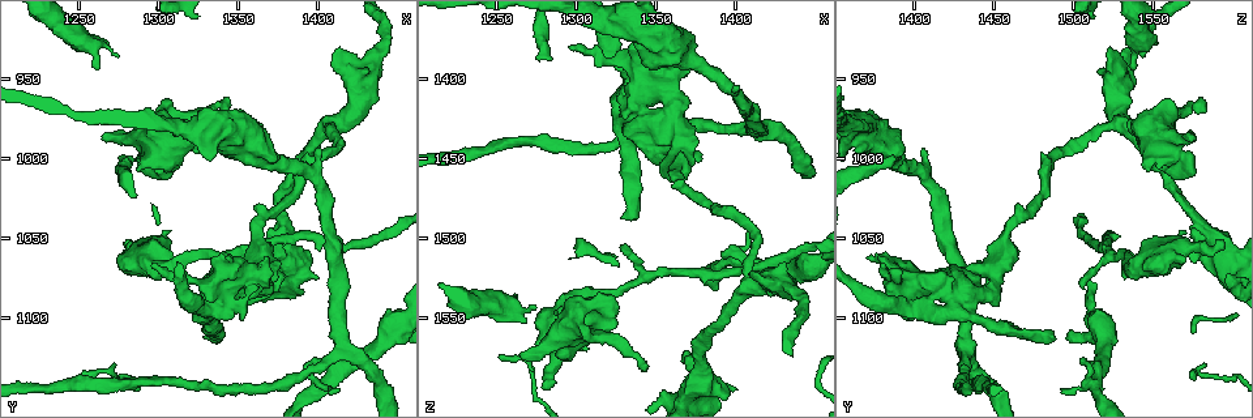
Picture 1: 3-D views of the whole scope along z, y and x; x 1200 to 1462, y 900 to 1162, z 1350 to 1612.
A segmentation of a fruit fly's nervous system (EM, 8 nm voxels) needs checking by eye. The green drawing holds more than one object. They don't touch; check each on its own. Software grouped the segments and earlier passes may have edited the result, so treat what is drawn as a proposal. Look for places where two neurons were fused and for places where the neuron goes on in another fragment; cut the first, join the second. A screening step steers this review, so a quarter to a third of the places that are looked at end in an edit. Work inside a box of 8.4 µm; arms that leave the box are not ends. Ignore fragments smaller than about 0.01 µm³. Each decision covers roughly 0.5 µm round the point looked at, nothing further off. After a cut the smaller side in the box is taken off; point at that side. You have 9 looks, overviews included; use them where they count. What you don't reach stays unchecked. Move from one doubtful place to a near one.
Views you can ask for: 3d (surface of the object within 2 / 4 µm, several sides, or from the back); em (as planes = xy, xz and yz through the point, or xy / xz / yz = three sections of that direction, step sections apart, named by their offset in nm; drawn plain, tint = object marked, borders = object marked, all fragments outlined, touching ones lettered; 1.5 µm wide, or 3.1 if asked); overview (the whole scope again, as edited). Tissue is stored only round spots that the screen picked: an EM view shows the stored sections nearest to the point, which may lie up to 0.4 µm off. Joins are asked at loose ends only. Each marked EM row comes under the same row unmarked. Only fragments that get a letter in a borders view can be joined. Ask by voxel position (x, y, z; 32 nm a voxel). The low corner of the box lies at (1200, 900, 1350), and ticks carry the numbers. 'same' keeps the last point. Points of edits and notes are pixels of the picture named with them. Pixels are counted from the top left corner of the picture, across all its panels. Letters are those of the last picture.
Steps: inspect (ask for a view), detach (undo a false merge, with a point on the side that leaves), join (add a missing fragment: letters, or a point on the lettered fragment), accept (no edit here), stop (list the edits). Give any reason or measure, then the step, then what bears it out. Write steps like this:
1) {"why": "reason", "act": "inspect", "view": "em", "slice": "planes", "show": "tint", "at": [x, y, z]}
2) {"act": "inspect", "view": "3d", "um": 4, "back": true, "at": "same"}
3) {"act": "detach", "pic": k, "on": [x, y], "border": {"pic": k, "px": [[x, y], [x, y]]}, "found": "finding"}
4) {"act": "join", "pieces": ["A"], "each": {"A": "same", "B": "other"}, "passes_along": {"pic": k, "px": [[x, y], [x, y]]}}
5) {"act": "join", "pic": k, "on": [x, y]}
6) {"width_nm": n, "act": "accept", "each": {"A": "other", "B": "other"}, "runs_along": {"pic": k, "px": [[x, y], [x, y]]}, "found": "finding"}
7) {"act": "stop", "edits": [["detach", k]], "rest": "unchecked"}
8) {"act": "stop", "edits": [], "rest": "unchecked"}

{"why": "arms part here", "act": "inspect", "view": "3d", "um": 4, "at": [1414, 1118, 1432]}

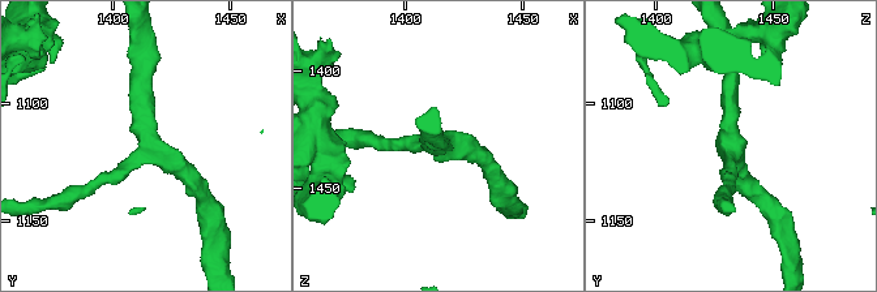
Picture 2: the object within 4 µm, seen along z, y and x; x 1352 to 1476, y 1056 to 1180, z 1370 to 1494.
{"arms": 3, "arm_widths_nm": [200, 240, 260], "act": "inspect", "view": "em", "slice": "yz", "step": 8, "show": "borders", "at": [1414, 1118, 1433]}

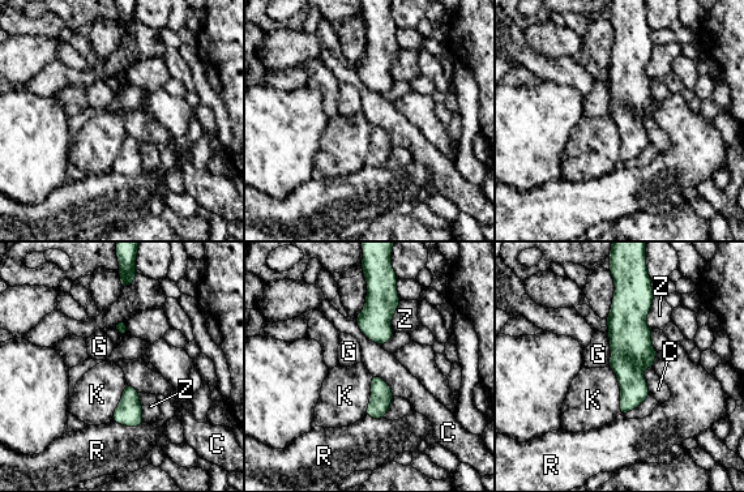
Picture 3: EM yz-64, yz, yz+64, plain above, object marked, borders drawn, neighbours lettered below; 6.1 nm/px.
{"longest_contact_nm": ["K", 320], "act": "accept", "each": {"C": "other", "G": "other", "K": "other", "R": "other", "Z": "other"}, "border": {"pic": 3, "px": [[646, 366], [644, 379], [650, 394]]}, "found": "continuous, no second neuron"}

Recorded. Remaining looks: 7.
{"act": "inspect", "view": "em", "slice": "xz", "step": 8, "show": "borders", "at": [1328, 1110, 1486]}

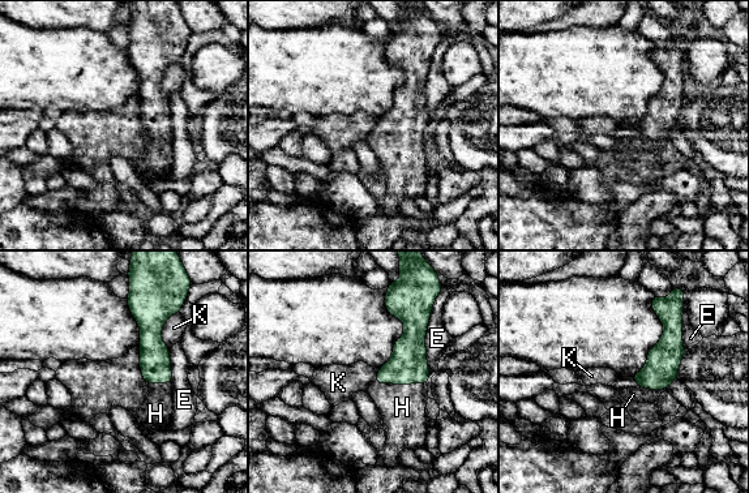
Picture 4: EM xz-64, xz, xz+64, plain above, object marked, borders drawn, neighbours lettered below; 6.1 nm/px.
{"act": "join", "pic": 4, "on": [402, 407], "each": {"E": "other", "H": "same", "K": "other"}, "found": "it goes on there"}

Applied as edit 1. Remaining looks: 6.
{"act": "inspect", "view": "overview"}

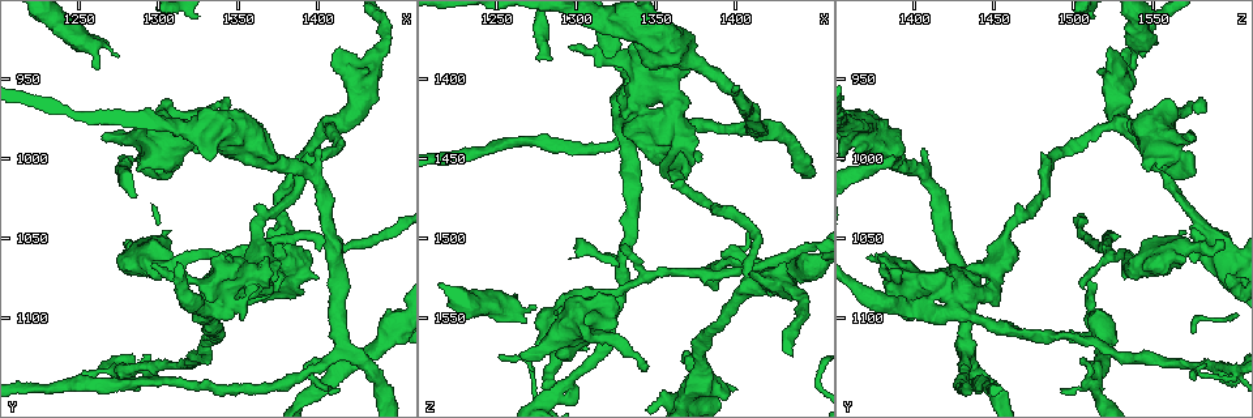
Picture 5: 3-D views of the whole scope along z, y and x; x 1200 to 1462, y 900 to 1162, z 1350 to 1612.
{"why": "arms part here", "act": "inspect", "view": "em", "slice": "xy", "step": 4, "show": "tint", "at": [1344, 1062, 1522]}

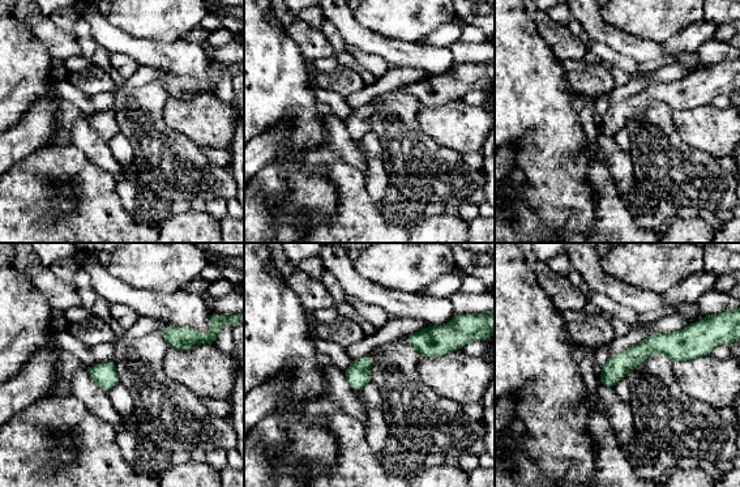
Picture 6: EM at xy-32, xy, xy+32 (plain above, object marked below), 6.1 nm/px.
{"why": "cut it another way", "act": "inspect", "view": "em", "slice": "planes", "show": "tint", "at": "same"}

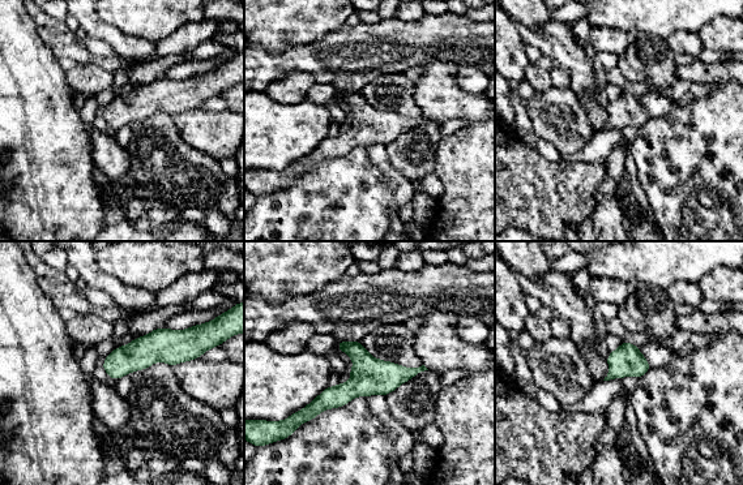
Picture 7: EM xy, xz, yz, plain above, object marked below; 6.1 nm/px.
{"act": "inspect", "view": "em", "slice": "planes", "show": "borders", "at": "same"}

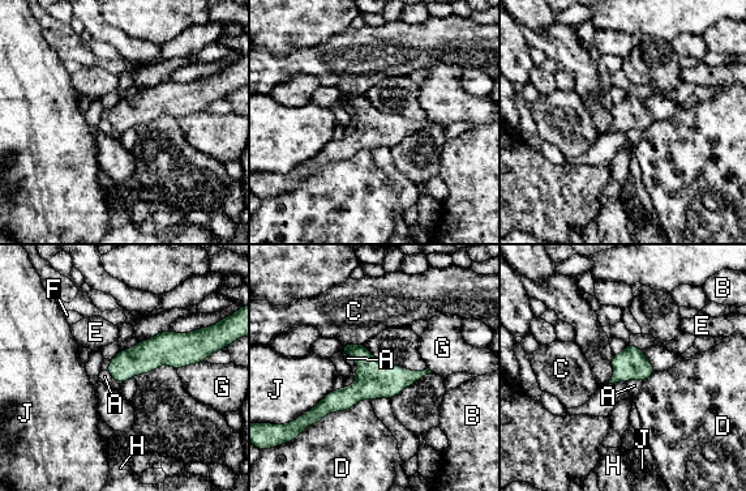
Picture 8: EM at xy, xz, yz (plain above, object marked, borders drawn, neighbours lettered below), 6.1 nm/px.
{"width_nm": 190, "act": "accept", "each": {"A": "other", "B": "other", "C": "other", "D": "other", "E": "other", "F": "other", "G": "other", "H": "other", "J": "other"}, "border": {"pic": 8, "px": [[107, 370], [121, 383]]}, "found": "all the same neuron"}

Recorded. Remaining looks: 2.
{"why": "free end", "act": "inspect", "view": "em", "slice": "xy", "step": 4, "show": "borders", "at": [1284, 1008, 1548]}

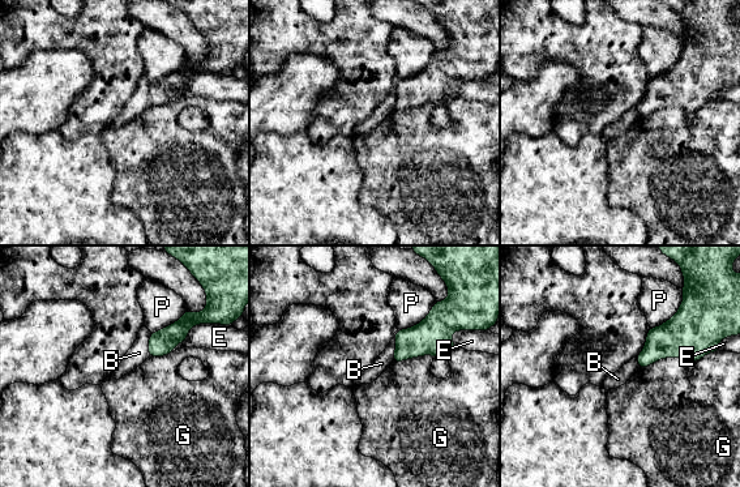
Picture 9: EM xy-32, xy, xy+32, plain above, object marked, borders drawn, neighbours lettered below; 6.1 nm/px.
{"act": "accept", "each": {"B": "other", "E": "other", "G": "other", "P": "other"}, "border": {"pic": 9, "px": [[397, 332], [392, 362]]}, "found": "no lettered fragment goes on from it"}

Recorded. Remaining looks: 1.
{"act": "stop", "edits": [["join", 4]], "rest": "unchecked"}

